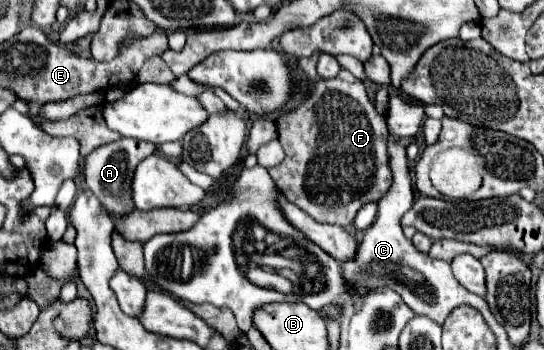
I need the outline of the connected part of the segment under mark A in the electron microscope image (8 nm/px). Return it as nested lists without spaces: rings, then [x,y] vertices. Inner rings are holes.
[[[120,138],[112,144],[104,144],[104,146],[96,148],[92,154],[86,156],[86,164],[84,164],[86,184],[108,212],[112,212],[114,216],[122,216],[122,214],[126,214],[134,208],[132,192],[130,192],[134,168],[140,160],[148,158],[154,152],[156,152],[154,144],[140,142],[140,140],[134,140],[134,138]]]

